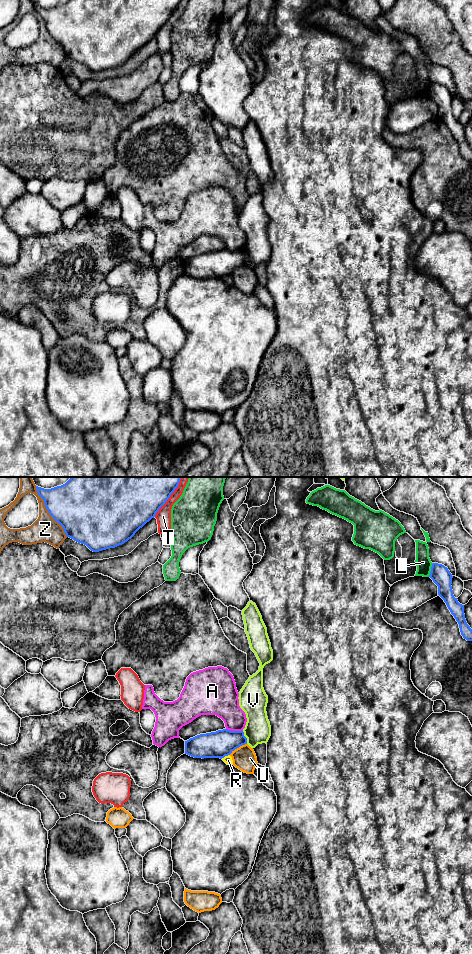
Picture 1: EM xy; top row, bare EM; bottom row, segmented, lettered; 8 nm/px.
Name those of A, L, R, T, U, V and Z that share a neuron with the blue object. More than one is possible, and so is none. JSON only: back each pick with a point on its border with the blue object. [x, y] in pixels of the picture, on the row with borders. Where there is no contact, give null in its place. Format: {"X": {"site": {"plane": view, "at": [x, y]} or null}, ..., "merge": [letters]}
{"merge": []}

